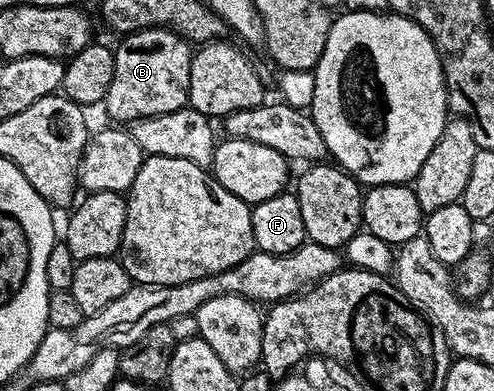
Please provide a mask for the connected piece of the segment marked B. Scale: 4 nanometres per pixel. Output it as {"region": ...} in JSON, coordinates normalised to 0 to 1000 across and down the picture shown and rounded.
{"region":[[[328,72],[277,77],[255,90],[243,107],[249,110],[231,120],[229,215],[221,215],[213,253],[217,292],[233,309],[227,315],[263,317],[279,302],[358,286],[381,269],[389,110],[352,77]]]}

